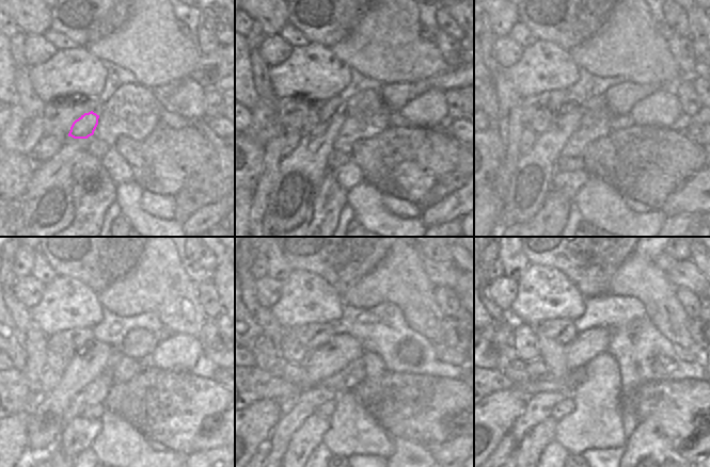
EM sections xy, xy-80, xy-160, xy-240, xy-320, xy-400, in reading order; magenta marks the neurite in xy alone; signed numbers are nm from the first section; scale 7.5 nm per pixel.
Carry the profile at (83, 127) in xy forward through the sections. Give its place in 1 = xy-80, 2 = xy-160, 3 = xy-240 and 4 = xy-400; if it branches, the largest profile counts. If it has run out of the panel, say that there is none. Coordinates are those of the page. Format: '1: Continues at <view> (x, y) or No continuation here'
1: Continues at xy-80 (313, 126)
2: Continues at xy-160 (541, 124)
3: Continues at xy-240 (54, 360)
4: Continues at xy-400 (525, 339).

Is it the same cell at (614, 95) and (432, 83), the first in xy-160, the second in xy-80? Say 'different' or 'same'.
same

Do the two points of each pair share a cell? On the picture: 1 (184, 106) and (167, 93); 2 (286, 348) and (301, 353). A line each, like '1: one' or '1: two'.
1: two
2: one

